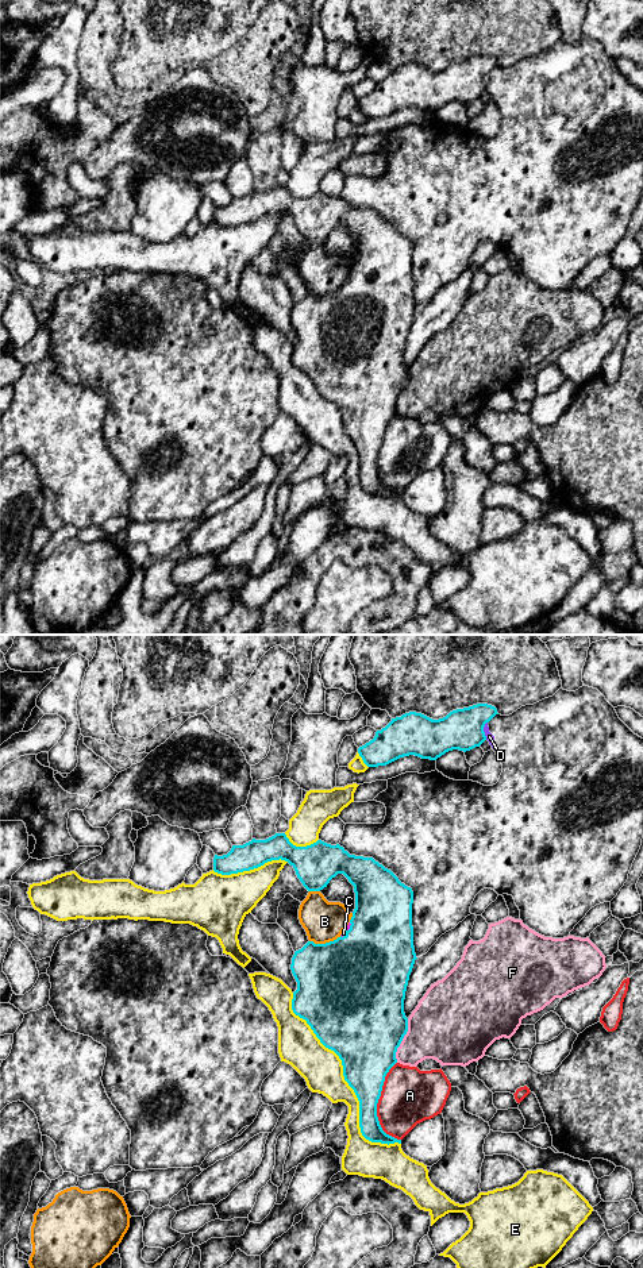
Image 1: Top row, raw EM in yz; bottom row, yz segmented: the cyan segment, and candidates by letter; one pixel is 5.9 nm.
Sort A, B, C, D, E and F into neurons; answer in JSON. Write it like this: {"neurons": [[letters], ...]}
{"neurons": [["A"], ["B"], ["C"], ["D"], ["E"], ["F"]]}

